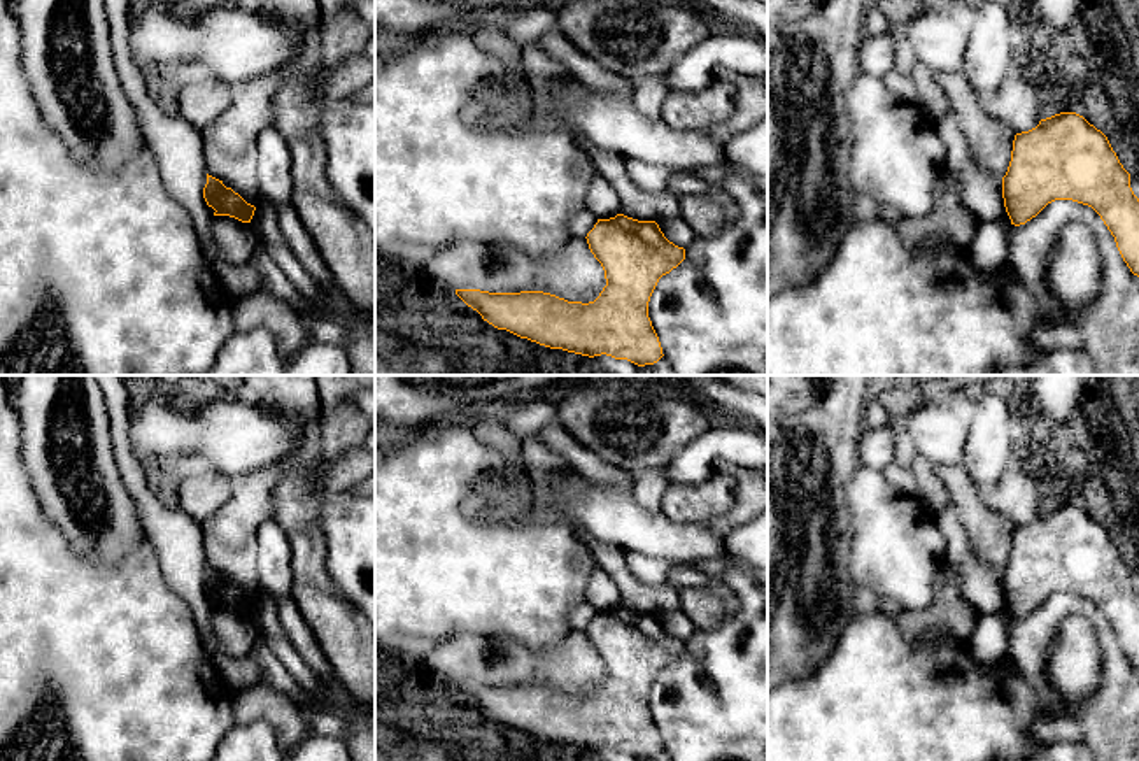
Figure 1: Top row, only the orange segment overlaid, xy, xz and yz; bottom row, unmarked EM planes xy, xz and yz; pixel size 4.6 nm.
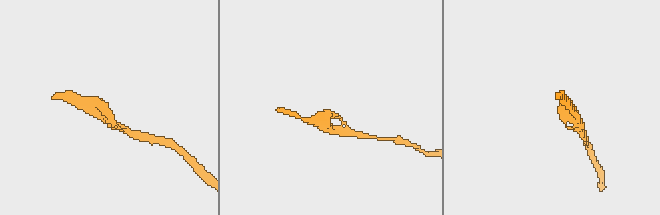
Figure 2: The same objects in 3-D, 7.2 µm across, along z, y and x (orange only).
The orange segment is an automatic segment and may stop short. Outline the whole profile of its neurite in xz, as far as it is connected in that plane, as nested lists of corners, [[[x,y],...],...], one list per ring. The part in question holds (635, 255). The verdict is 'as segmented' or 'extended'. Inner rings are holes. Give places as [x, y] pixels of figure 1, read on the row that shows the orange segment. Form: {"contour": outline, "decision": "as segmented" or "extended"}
{"contour": [[[624,214],[598,219],[587,244],[605,270],[606,286],[594,302],[568,302],[543,291],[489,293],[456,289],[484,321],[550,349],[612,356],[638,366],[664,354],[648,317],[659,279],[685,260],[655,221]]], "decision": "as segmented"}

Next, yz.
{"contour": [[[1060,112],[1015,135],[1002,198],[1015,226],[1055,200],[1092,207],[1139,277],[1139,198],[1107,137],[1083,116]]], "decision": "as segmented"}

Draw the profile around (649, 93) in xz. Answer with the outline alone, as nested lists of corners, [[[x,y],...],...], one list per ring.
[[[648,75],[634,84],[633,102],[638,112],[648,119],[659,119],[659,110],[669,88],[664,75]]]

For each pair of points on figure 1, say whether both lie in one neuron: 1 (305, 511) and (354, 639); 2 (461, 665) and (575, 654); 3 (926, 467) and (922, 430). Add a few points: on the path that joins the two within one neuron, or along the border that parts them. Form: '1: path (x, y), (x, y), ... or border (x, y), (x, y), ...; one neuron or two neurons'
1: path (307, 542), (311, 583), (323, 607); one neuron
2: path (489, 672), (498, 667), (547, 667); one neuron
3: border (919, 453), (936, 467); two neurons

